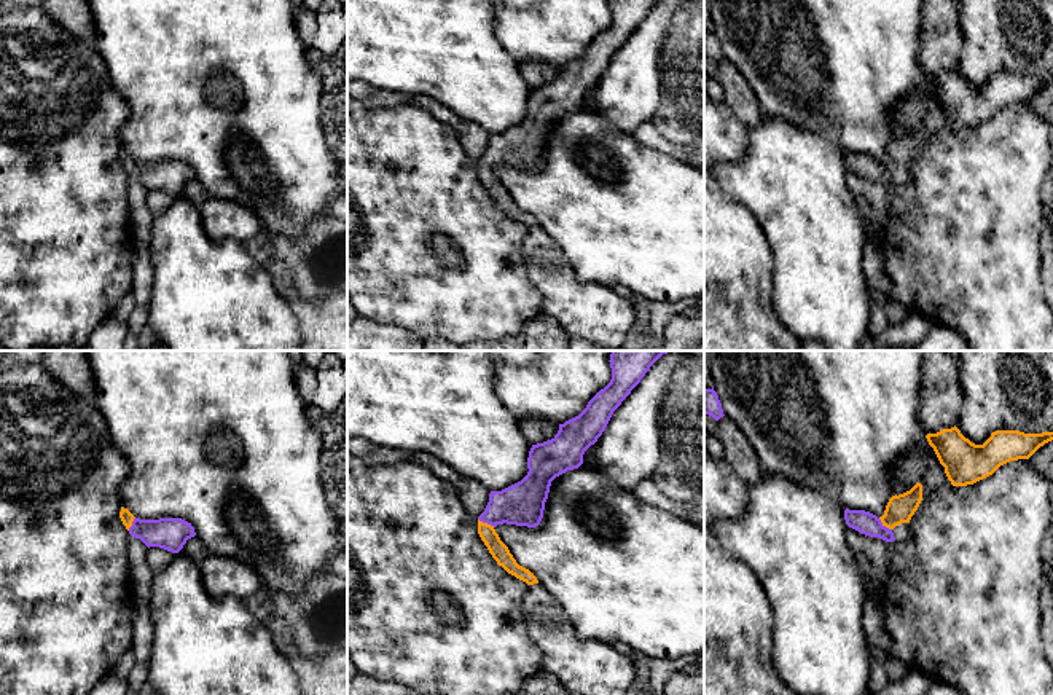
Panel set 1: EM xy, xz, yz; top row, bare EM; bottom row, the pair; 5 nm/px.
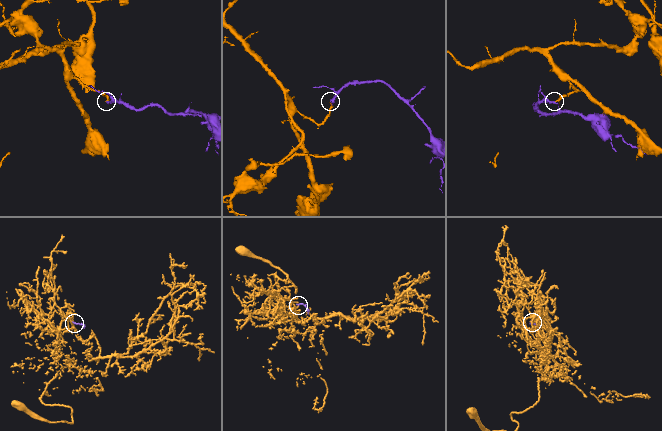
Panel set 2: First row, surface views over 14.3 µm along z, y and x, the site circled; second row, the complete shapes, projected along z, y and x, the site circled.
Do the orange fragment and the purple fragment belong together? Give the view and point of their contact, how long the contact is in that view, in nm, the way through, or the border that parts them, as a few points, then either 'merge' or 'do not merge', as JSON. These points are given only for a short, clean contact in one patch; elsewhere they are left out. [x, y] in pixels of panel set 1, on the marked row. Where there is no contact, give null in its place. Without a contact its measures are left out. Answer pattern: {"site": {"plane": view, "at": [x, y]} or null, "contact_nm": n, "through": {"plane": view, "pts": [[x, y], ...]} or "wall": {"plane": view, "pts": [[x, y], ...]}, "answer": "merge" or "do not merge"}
{"site": {"plane": "xz", "at": [486, 523]}, "contact_nm": 100, "answer": "merge"}

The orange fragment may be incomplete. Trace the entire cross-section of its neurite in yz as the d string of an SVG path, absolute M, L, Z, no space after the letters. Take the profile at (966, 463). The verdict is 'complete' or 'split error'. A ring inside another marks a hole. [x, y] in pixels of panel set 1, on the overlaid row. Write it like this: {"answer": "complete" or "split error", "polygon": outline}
{"answer": "complete", "polygon": "M954 426L927 434L926 438L951 485L967 486L992 475L1010 461L1029 459L1040 446L1053 440L1053 432L996 430L983 445L975 445Z"}

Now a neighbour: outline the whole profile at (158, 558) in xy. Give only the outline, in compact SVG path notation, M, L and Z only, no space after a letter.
M150 547L147 561L151 571L162 571L174 558L175 553L172 552L167 552L159 547Z

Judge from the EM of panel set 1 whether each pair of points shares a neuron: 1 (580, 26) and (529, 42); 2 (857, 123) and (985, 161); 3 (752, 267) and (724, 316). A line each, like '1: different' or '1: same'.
1: same
2: different
3: different

